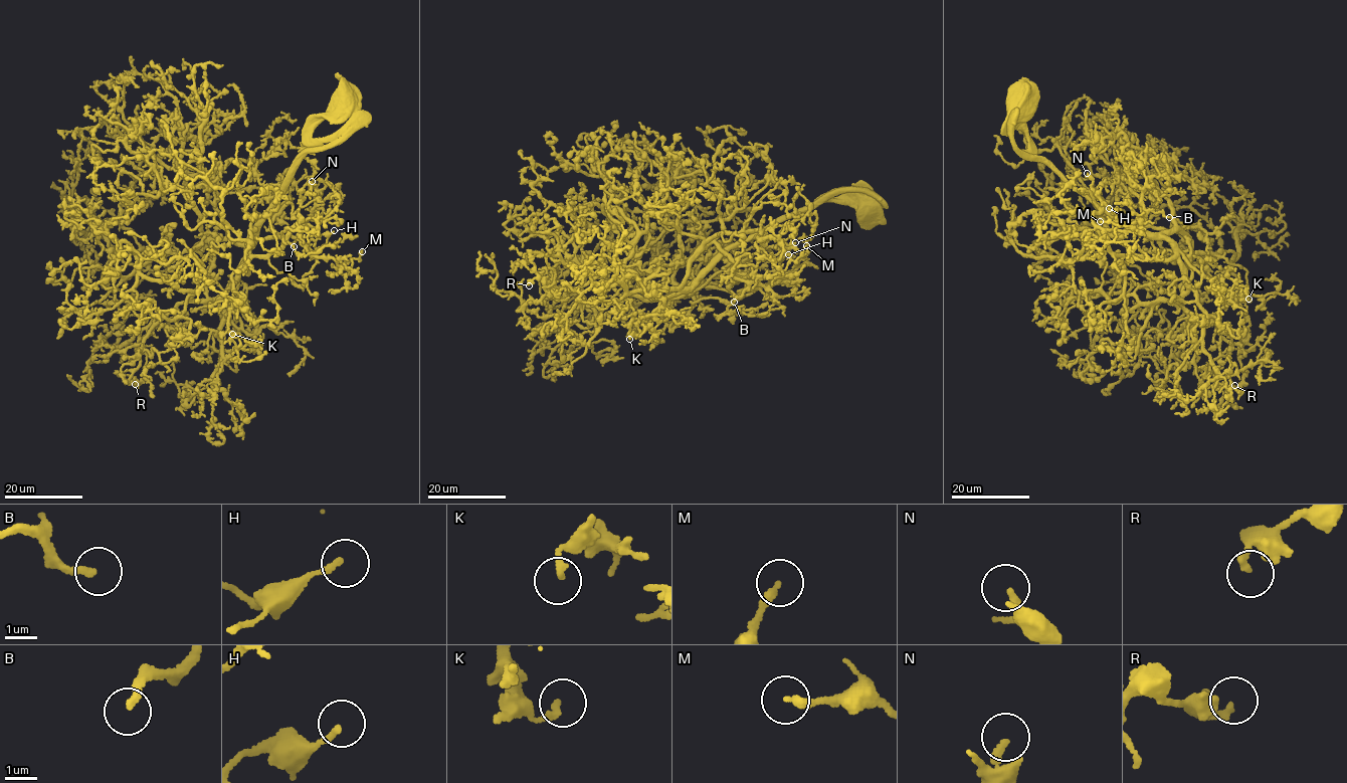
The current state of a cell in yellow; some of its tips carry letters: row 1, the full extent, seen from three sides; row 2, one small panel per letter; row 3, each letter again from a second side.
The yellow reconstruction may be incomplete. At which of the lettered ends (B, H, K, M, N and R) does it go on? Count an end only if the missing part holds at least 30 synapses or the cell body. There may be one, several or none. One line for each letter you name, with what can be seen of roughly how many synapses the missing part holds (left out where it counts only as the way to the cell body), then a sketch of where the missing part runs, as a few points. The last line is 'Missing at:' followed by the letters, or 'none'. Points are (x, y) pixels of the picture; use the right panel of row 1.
B: about 70 synapses; missing branch runs (1169, 217), (1188, 226), (1206, 221)
Missing at: B

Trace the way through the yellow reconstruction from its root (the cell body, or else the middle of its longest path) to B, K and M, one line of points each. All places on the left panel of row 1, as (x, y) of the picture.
B: (343, 105), (354, 118), (331, 144), (295, 159), (243, 270), (251, 239), (299, 235), (294, 246)
K: (343, 105), (354, 118), (331, 144), (295, 159), (267, 207), (240, 271), (240, 326), (232, 321), (232, 334)
M: (343, 105), (354, 118), (295, 159), (243, 270), (293, 228), (348, 270), (362, 251)

